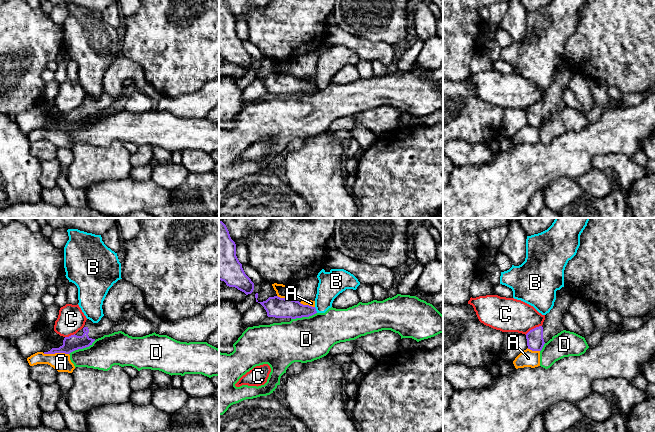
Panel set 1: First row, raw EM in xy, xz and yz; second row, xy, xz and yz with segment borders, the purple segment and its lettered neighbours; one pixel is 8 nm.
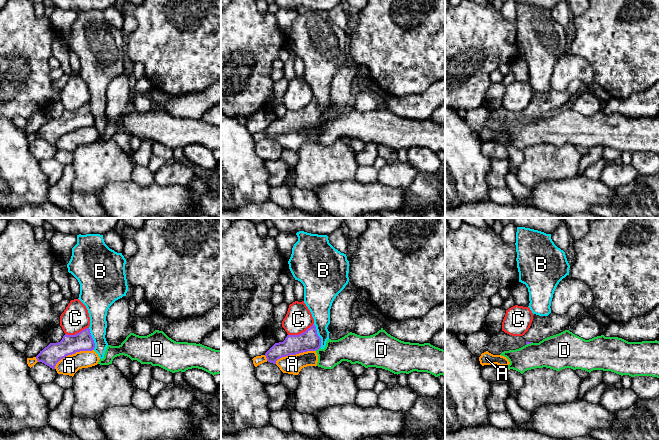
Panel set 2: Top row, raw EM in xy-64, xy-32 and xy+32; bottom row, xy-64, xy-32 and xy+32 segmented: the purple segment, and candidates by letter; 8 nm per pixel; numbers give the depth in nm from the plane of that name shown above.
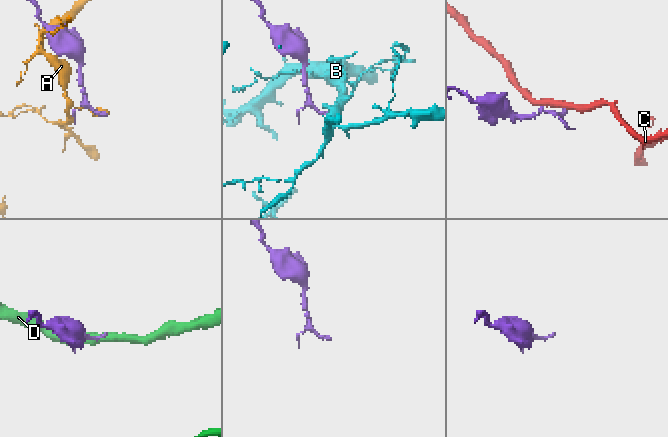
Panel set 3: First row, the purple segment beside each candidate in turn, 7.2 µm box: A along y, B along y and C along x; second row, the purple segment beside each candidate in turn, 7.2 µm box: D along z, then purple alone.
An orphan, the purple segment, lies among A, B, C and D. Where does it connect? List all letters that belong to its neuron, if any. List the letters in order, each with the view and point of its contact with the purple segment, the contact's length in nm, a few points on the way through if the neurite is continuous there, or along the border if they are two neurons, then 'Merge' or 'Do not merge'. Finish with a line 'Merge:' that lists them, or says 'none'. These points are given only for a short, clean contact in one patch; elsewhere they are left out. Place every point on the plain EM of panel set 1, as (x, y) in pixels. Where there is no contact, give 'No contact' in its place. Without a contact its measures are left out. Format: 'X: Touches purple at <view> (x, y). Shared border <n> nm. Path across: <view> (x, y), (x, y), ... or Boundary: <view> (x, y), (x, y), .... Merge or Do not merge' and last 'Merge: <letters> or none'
A: Touches purple at xy (56, 128). Shared border 200 nm. Do not merge
B: Touches purple at xz (315, 86). Shared border 50 nm. Do not merge
C: Touches purple at yz (534, 104). Shared border 150 nm. Boundary: yz (541, 101), (530, 105), (525, 110). Do not merge
D: Touches purple at xy (82, 124). Shared border 240 nm. Boundary: xy (95, 116), (88, 122), (75, 125), (69, 130). Do not merge
Merge: none

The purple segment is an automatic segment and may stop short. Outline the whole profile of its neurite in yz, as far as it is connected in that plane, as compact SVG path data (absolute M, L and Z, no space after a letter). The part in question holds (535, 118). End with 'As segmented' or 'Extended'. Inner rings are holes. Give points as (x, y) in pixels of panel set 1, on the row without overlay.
M562 63L560 72L556 74L553 84L545 91L543 101L526 110L528 125L541 127L545 119L564 106L563 91L569 87L573 75L574 73L565 63Z. Extended

